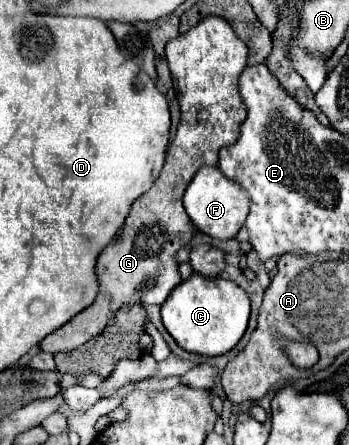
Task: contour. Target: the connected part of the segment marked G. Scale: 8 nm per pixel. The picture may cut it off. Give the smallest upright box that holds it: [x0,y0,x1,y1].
[41,16,247,354]

